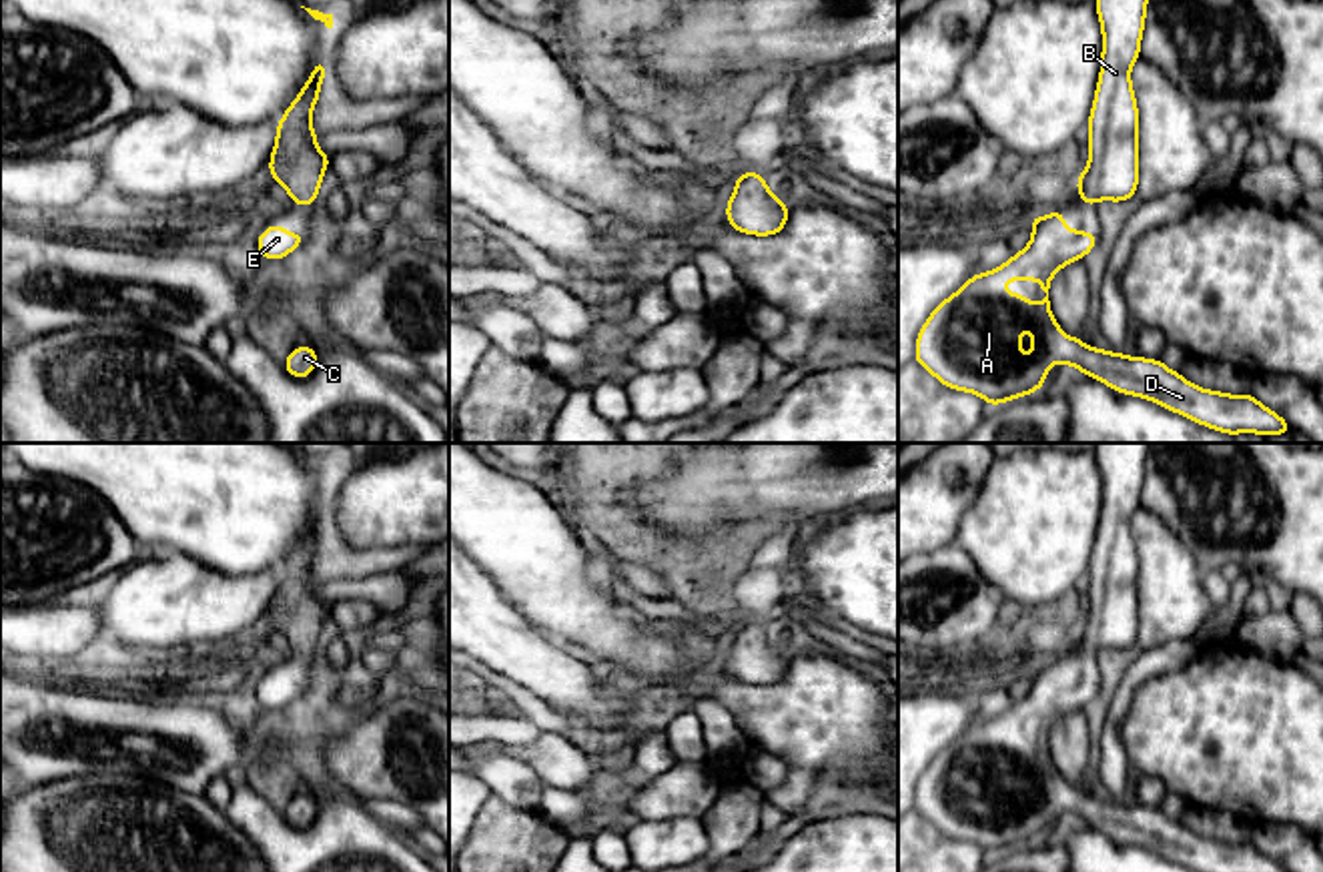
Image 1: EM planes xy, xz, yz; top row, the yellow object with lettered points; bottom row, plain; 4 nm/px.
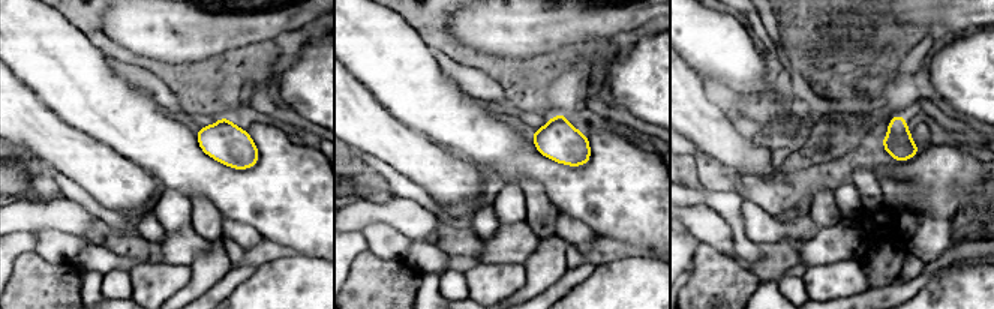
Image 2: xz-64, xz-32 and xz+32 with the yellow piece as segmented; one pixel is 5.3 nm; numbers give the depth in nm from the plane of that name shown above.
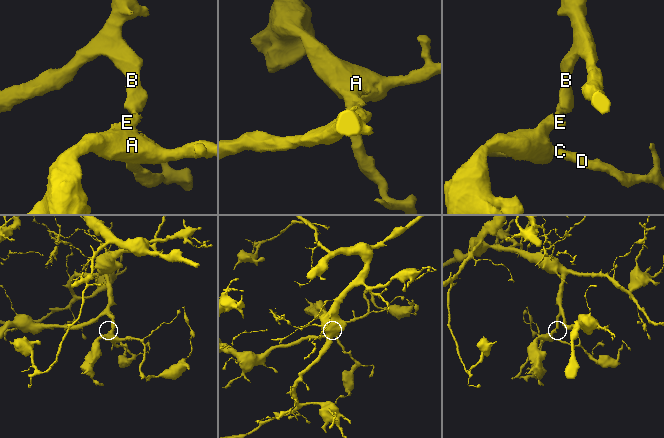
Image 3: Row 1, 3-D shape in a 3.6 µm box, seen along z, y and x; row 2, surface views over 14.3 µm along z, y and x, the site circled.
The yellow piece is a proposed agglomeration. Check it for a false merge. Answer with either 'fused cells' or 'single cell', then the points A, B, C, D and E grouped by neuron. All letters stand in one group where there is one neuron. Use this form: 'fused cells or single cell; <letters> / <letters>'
single cell; A B C D E

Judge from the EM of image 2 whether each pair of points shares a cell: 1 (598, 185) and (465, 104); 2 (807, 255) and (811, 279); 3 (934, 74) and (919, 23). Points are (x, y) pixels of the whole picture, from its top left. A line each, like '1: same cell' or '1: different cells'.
1: same cell
2: different cells
3: different cells

